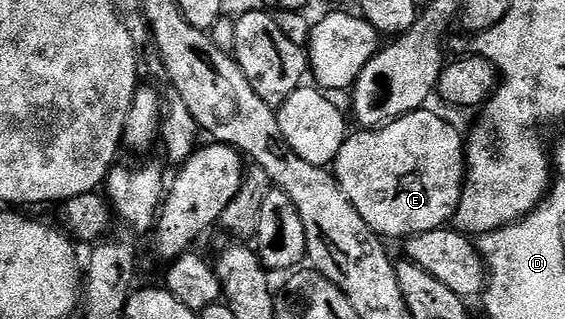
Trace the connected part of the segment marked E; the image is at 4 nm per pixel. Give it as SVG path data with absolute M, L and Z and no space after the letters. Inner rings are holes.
M421 109L419 111L411 111L409 115L404 115L401 119L396 119L392 123L386 123L383 127L372 129L357 130L357 135L349 134L345 143L337 153L334 162L334 174L336 176L336 184L339 185L340 191L350 201L350 205L354 205L354 209L358 209L358 217L362 217L362 221L366 221L366 225L370 230L375 231L377 235L385 240L400 239L407 240L414 235L421 235L427 231L439 231L445 226L444 223L455 216L460 198L462 197L462 188L464 188L464 173L466 170L466 139L460 131L452 123L447 123L440 115L435 115L429 109Z

